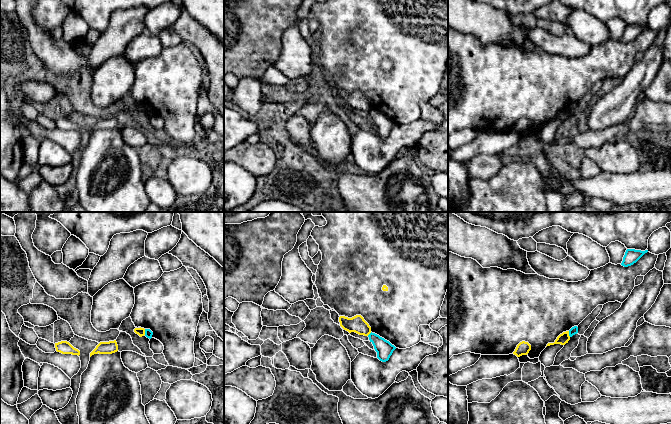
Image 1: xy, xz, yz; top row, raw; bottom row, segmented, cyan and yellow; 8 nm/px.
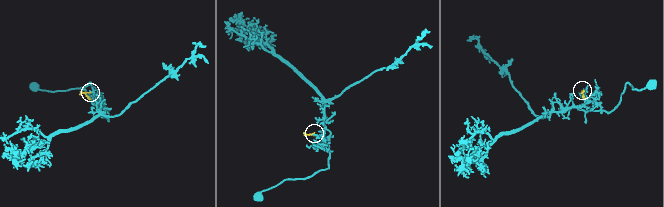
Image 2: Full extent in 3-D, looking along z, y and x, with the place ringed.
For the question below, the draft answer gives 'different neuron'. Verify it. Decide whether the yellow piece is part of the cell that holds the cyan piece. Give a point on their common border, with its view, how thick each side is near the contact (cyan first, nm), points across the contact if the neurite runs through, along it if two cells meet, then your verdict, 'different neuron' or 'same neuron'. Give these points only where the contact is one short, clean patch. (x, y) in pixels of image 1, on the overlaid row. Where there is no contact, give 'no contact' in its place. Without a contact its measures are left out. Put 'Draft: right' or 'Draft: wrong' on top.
Draft: right
meets cyan in xy at (145, 332); 60 nm thick on the cyan side, 70 nm on the other; border along xy (144, 329), (145, 334); different neuron

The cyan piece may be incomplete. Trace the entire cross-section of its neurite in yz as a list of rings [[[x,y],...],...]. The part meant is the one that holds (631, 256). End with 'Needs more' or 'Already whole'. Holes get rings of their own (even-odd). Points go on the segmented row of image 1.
[[[627,249],[621,263],[622,266],[628,267],[636,263],[648,250],[641,251],[635,249]]]. Already whole

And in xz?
[[[371,332],[368,337],[377,352],[377,358],[382,362],[388,361],[396,347],[375,333]]]. Already whole

